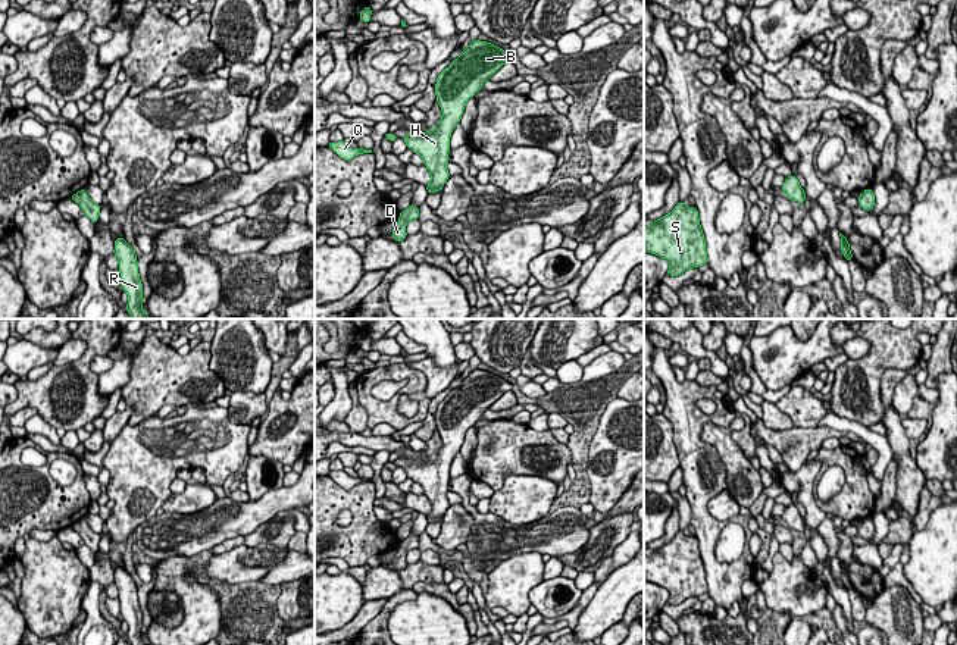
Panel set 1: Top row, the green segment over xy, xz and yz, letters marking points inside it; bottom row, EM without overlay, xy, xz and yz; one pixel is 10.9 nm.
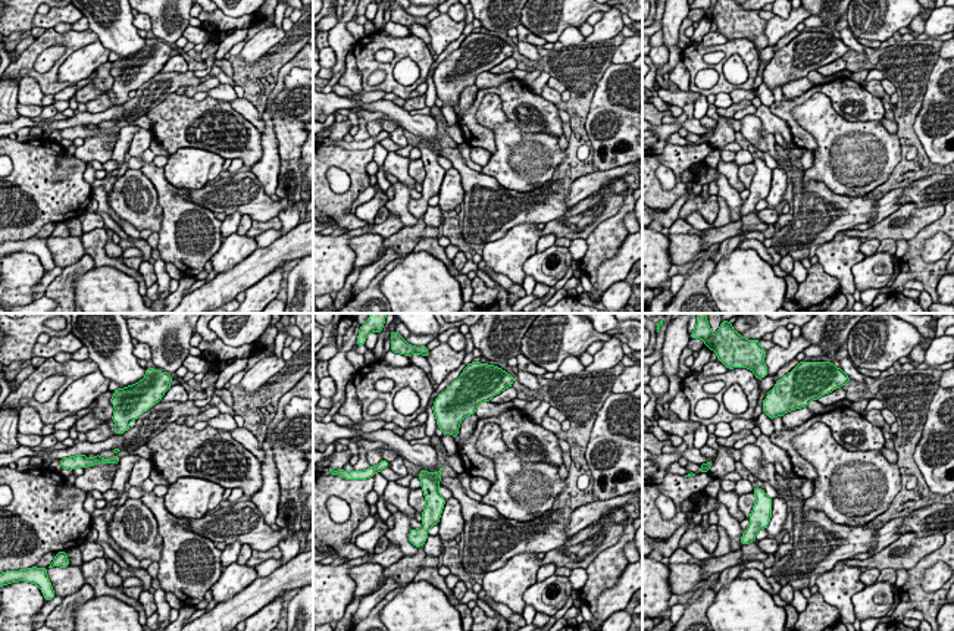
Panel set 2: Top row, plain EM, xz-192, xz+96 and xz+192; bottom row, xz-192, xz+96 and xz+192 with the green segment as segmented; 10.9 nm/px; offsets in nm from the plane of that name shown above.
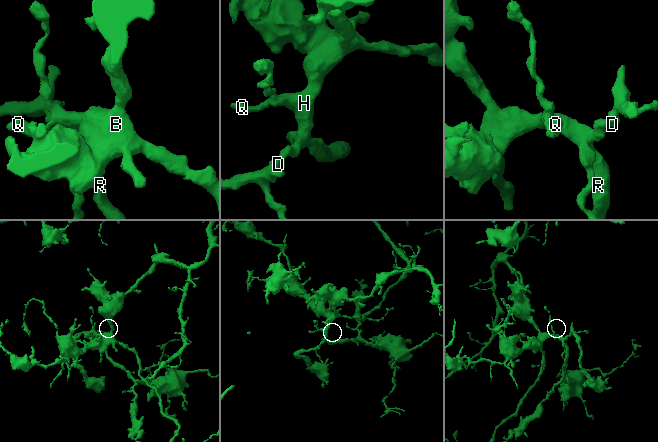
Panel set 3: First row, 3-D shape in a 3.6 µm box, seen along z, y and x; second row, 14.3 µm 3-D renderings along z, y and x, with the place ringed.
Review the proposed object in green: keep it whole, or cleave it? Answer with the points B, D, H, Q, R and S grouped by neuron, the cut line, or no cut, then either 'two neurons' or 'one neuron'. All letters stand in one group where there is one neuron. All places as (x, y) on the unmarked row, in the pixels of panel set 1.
B D H Q R S; no cut; one neuron

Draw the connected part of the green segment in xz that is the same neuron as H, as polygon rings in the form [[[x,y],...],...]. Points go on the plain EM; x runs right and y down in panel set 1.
[[[481,369],[472,370],[437,407],[435,423],[442,447],[434,458],[419,464],[407,461],[403,467],[407,478],[423,488],[431,502],[428,523],[441,520],[450,502],[447,500],[450,466],[460,453],[465,433],[503,394],[513,385],[503,378]]]

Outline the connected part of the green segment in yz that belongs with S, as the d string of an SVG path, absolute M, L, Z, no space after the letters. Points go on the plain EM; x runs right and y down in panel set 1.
M679 530L670 542L654 549L651 555L644 555L644 580L667 589L670 605L707 594L697 536L687 536Z

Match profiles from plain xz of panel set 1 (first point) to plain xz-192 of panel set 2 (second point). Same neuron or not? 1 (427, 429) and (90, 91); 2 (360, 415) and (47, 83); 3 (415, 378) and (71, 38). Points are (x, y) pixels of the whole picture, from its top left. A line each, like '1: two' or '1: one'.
1: one
2: two
3: one

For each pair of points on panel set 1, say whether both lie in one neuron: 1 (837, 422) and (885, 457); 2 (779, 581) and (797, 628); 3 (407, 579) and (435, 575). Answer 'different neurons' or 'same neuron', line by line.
1: same neuron
2: different neurons
3: same neuron

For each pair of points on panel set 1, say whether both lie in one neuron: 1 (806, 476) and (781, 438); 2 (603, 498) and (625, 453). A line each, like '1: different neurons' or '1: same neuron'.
1: different neurons
2: same neuron

